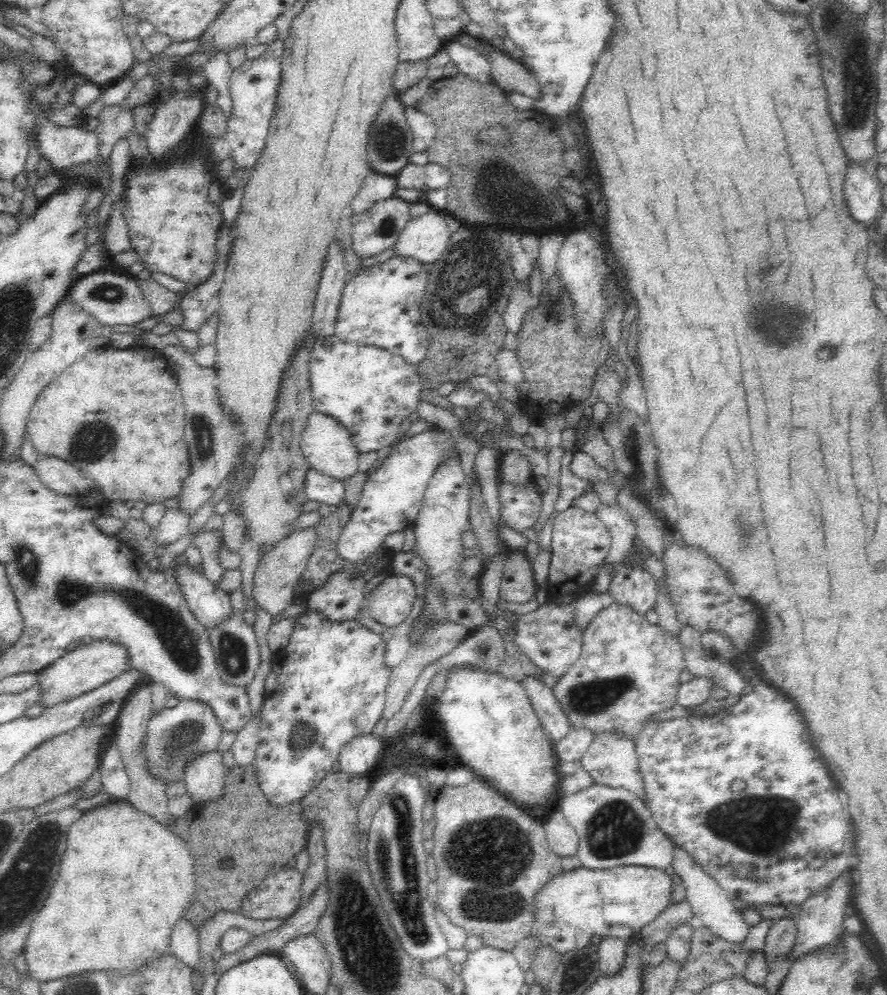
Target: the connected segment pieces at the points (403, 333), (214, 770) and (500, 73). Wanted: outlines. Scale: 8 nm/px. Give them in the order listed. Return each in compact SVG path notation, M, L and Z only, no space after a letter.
M394 254L378 265L364 268L356 276L348 277L344 287L337 321L335 335L344 342L375 346L390 351L396 355L402 355L406 363L417 366L427 360L429 350L426 327L422 325L420 305L424 298L426 284L428 284L428 272L424 270L424 264L412 258L404 258Z
M214 750L196 758L185 770L186 795L192 797L192 807L203 807L223 795L225 767L222 753Z
M492 49L491 53L491 73L500 89L535 100L544 96L538 79L530 74L520 60L513 59L508 53L500 53L499 50Z

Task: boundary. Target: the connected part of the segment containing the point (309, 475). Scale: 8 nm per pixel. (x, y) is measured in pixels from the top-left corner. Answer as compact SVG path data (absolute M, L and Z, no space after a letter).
M310 469L306 473L304 487L308 501L321 502L328 506L339 506L344 502L343 482L316 470Z

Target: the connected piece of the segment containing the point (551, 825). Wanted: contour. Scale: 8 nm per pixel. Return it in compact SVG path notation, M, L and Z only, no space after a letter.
M558 806L548 813L542 823L552 851L561 857L576 854L578 835Z

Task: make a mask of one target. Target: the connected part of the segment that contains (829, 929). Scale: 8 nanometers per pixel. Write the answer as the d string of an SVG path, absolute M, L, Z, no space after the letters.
M844 872L836 880L830 883L828 888L822 892L808 897L804 904L795 907L795 922L797 923L797 940L794 944L788 959L791 964L804 955L812 954L828 944L837 941L844 931L843 921L845 919L845 908L851 902L852 884L850 884L850 874Z

